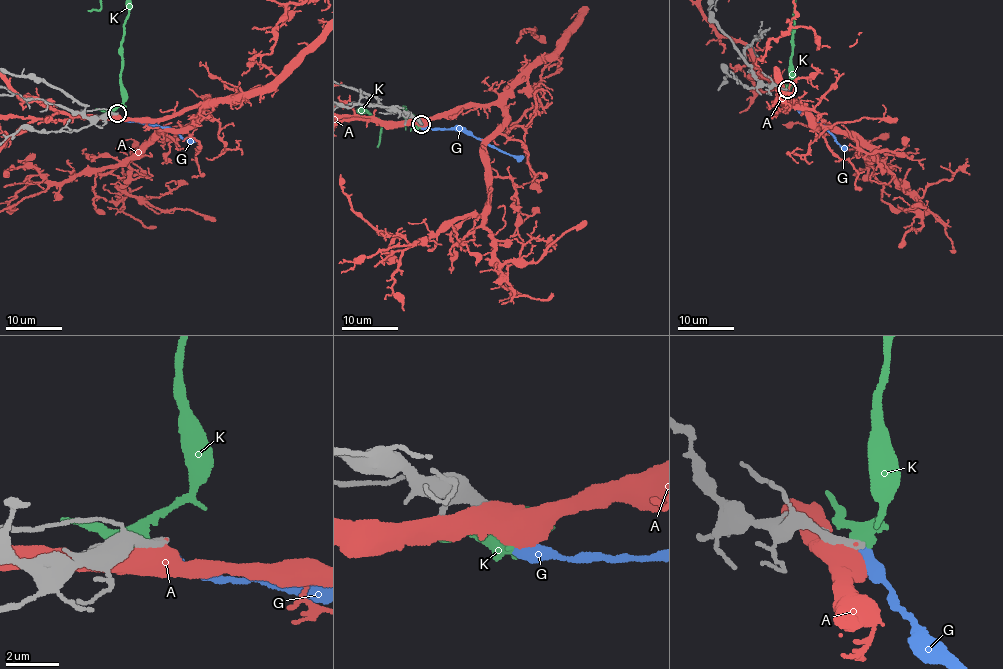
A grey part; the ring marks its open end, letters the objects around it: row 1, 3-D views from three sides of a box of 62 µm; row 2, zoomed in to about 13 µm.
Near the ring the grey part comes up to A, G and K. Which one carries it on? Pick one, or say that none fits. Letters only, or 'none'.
none

